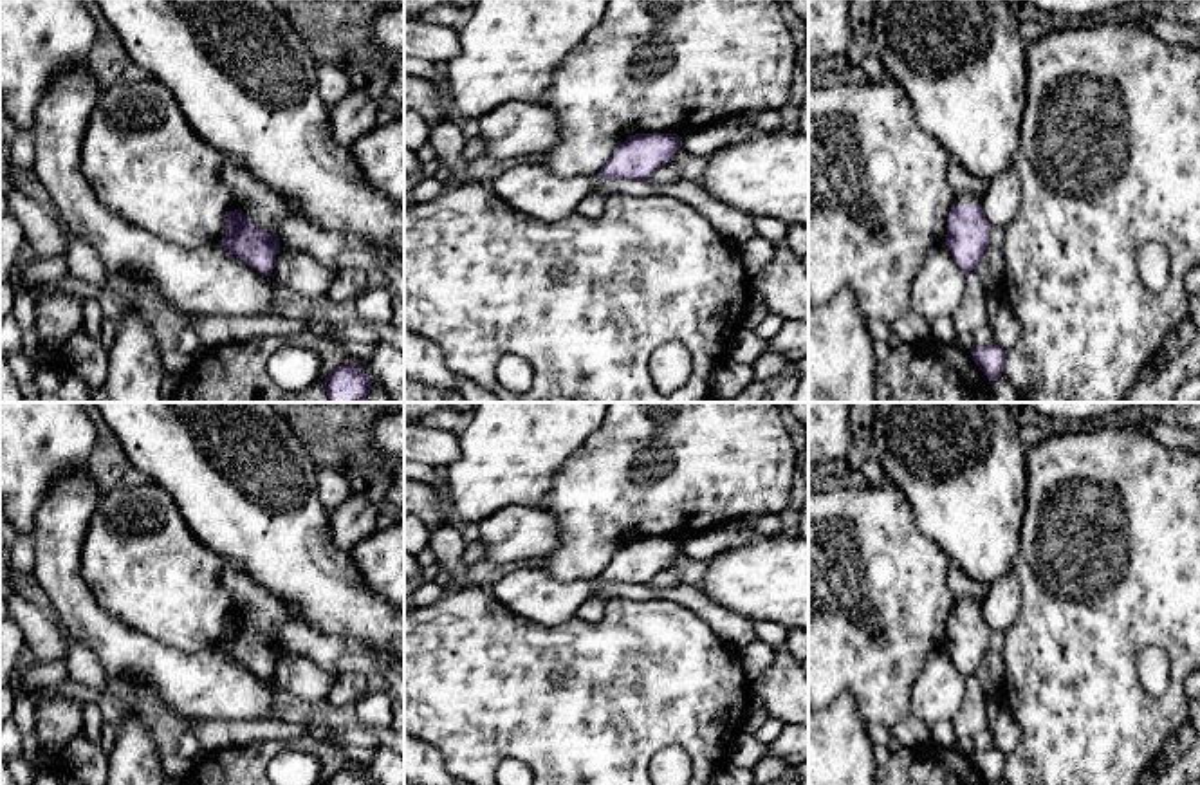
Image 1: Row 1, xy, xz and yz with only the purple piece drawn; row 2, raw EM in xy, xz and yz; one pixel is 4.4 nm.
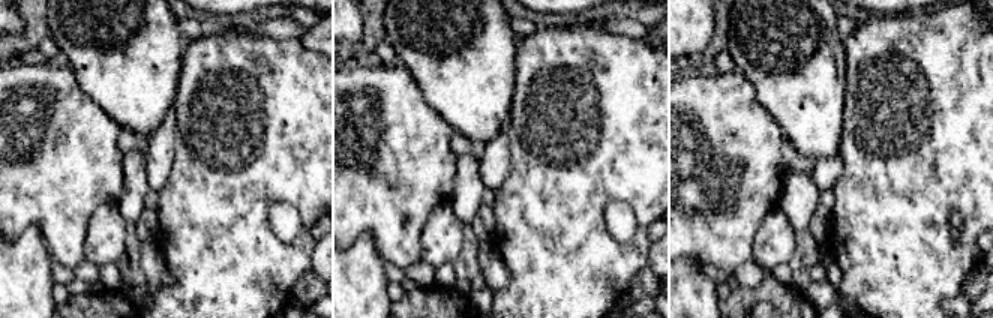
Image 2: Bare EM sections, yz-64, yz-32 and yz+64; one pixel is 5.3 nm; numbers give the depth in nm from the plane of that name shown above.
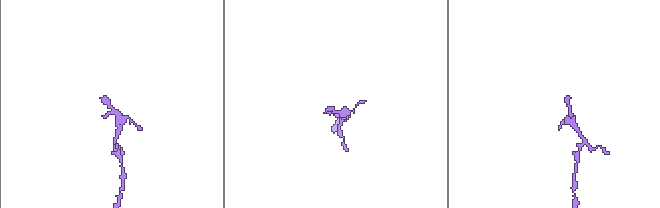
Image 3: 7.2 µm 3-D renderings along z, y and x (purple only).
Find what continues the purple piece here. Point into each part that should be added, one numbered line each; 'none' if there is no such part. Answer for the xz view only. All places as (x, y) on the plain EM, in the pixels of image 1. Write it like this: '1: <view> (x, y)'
none

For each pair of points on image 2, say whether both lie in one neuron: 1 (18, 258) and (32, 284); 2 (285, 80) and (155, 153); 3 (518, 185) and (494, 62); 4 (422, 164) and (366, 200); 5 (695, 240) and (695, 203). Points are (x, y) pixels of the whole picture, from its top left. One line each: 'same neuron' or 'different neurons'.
1: same neuron
2: different neurons
3: different neurons
4: same neuron
5: same neuron

